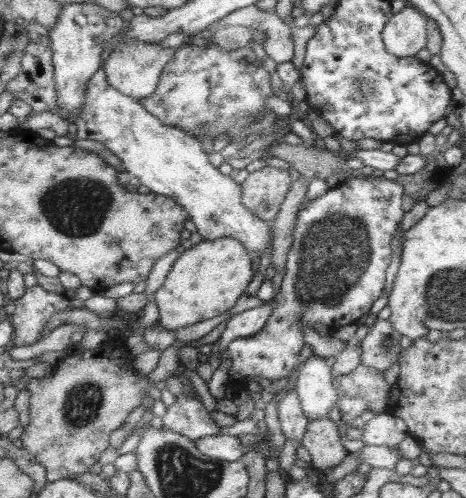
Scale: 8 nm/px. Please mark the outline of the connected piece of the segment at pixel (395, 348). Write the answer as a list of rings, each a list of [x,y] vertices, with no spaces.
[[[373,319],[370,332],[359,342],[361,362],[384,373],[384,370],[398,362],[402,350],[399,344],[401,337],[402,335],[395,330],[389,319]]]

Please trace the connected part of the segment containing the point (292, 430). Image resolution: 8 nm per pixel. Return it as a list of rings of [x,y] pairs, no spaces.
[[[295,389],[288,390],[286,395],[277,405],[277,413],[281,430],[288,440],[301,444],[308,426],[308,418],[304,416],[298,394]]]

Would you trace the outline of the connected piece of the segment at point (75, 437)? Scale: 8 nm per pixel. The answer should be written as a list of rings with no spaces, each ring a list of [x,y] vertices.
[[[109,338],[94,350],[84,350],[66,358],[56,365],[53,376],[32,378],[25,388],[30,392],[29,419],[21,434],[24,449],[30,451],[36,461],[44,465],[48,482],[74,480],[77,474],[86,473],[97,462],[102,451],[109,446],[110,433],[122,427],[126,417],[142,405],[147,391],[153,383],[148,375],[142,376],[134,370],[133,357],[128,354],[125,341]]]

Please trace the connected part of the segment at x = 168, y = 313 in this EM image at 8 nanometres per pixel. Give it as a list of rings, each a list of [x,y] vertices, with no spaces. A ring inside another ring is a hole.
[[[232,238],[202,241],[184,250],[174,262],[164,285],[153,294],[159,307],[157,323],[175,332],[230,310],[254,277],[253,259],[248,254],[246,246]]]

